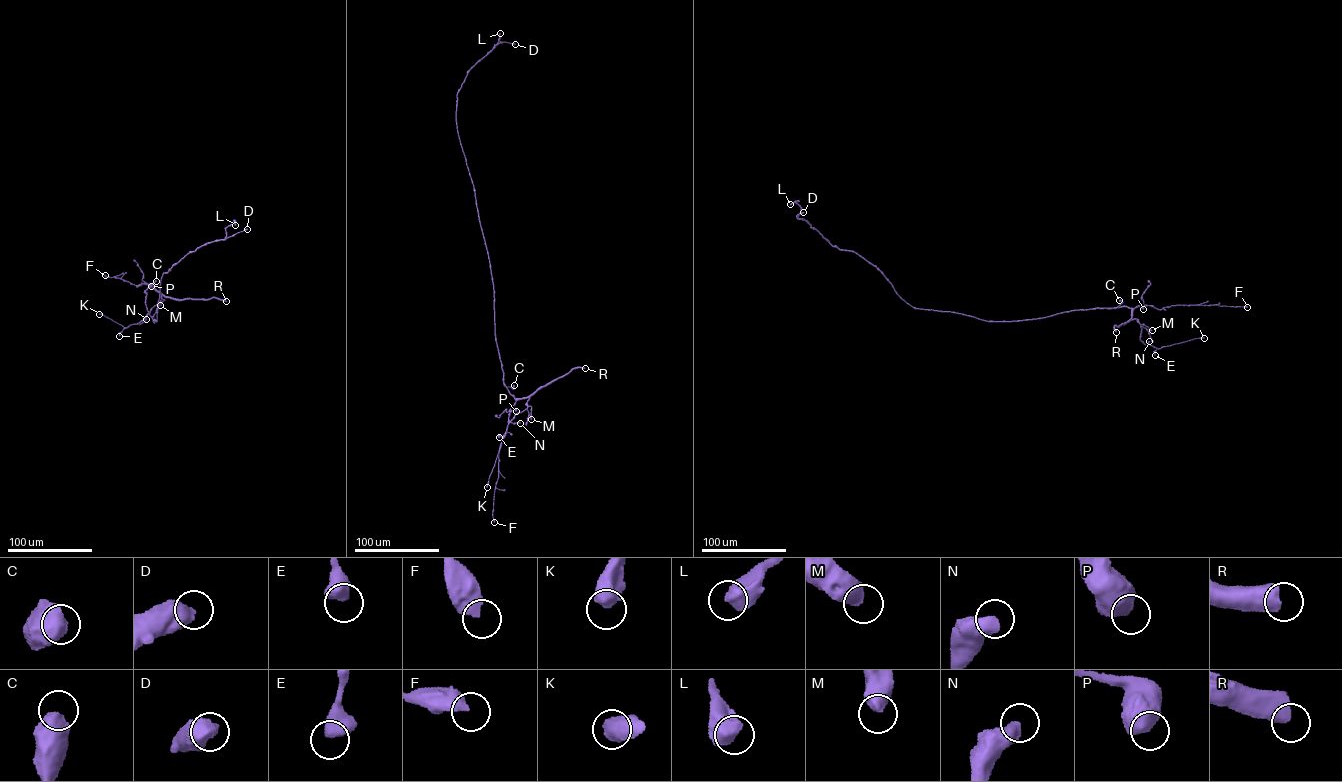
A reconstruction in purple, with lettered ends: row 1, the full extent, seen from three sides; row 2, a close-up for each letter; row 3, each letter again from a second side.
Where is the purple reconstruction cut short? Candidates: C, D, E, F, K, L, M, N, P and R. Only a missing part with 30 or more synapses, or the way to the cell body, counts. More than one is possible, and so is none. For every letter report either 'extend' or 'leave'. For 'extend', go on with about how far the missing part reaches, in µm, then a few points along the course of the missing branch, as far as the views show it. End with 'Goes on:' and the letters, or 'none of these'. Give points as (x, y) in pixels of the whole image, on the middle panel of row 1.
C: leave
D: leave
E: leave
F: leave
K: leave
L: leave
M: leave
N: leave
P: leave
R: leave
Goes on: none of these

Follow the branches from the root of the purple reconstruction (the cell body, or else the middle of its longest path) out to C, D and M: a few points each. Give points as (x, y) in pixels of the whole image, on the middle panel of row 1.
C: (516, 399), (506, 387), (513, 389), (514, 385)
D: (516, 399), (504, 382), (495, 331), (490, 265), (456, 114), (457, 93), (470, 69), (499, 43), (515, 44)
M: (516, 399), (529, 397), (527, 403), (531, 407), (531, 419)

